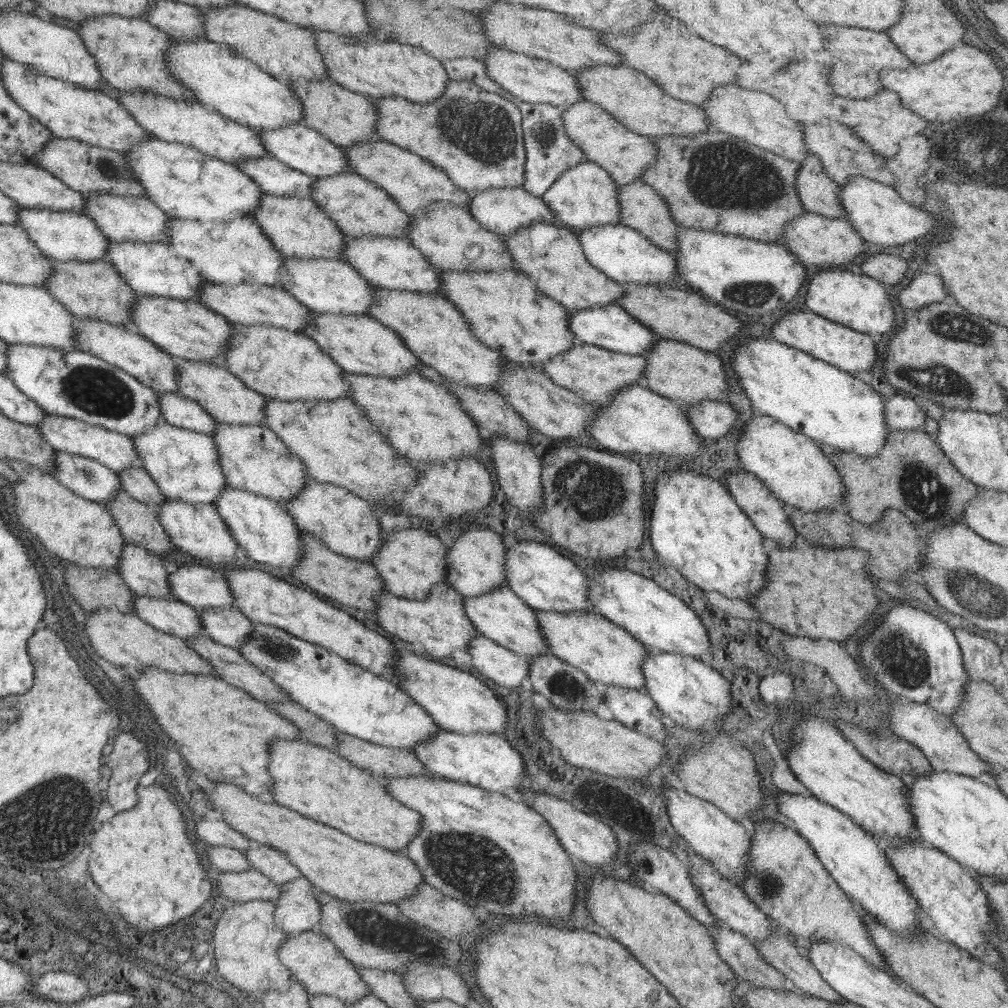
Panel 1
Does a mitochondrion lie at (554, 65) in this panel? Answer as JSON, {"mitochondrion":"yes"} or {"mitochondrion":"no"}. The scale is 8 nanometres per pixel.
{"mitochondrion":"no"}

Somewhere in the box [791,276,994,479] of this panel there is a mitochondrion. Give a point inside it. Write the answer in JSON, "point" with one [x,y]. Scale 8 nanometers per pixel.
{"point":[935,380]}

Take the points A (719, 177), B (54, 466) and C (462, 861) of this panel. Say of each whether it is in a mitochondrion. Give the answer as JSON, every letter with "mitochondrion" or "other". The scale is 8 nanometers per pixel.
{"A":"mitochondrion","B":"other","C":"mitochondrion"}

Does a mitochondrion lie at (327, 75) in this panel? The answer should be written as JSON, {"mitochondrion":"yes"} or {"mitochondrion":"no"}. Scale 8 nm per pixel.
{"mitochondrion":"no"}

